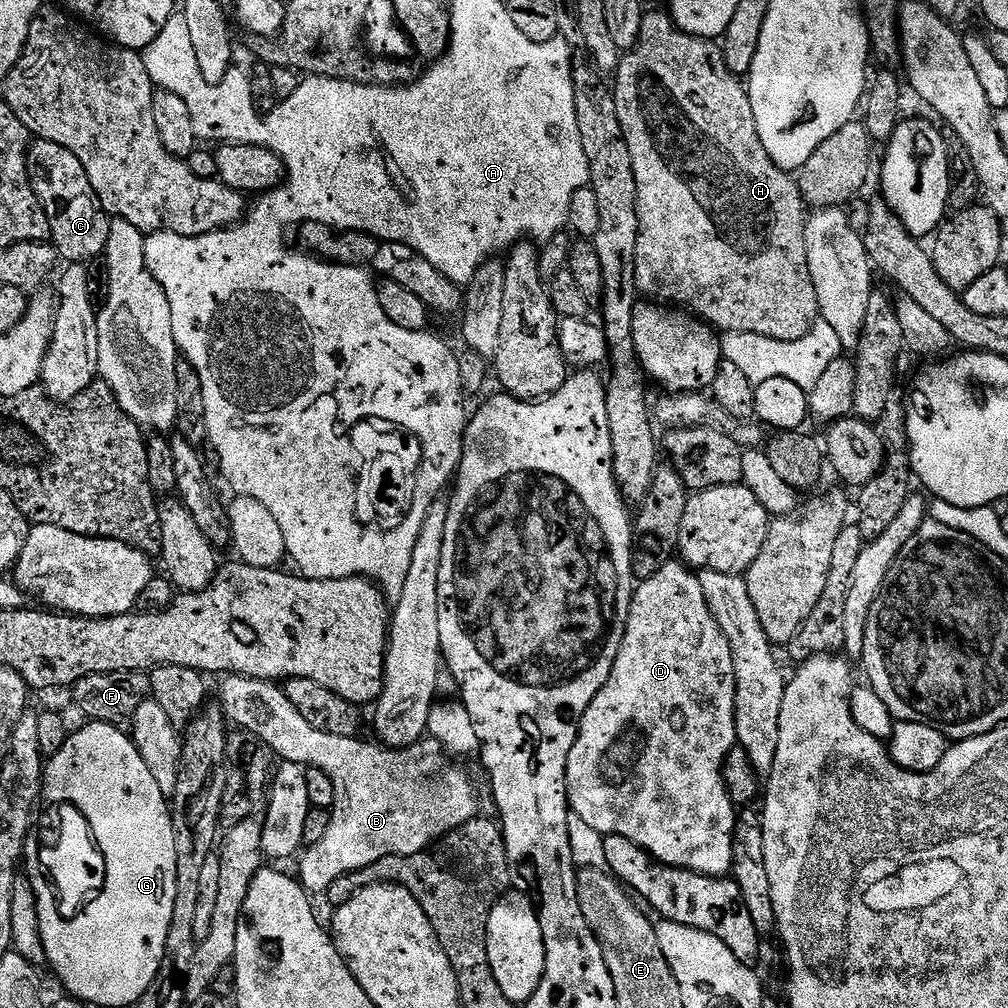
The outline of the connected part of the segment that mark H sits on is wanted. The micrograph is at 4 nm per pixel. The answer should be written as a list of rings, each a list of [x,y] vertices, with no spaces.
[[[648,10],[642,18],[638,42],[623,53],[614,79],[618,122],[626,138],[626,146],[630,146],[630,162],[634,162],[634,182],[638,186],[637,289],[643,295],[645,292],[648,295],[645,297],[653,301],[667,302],[687,310],[721,333],[762,334],[782,342],[798,342],[806,338],[806,334],[810,334],[810,330],[820,320],[818,294],[814,294],[814,278],[810,278],[810,262],[806,258],[806,226],[810,212],[800,193],[799,183],[789,173],[782,171],[770,154],[766,154],[766,146],[762,146],[762,138],[758,138],[758,122],[754,122],[754,106],[750,106],[745,81],[735,76],[730,66],[726,66],[723,47],[716,40],[707,40],[705,36],[686,34],[667,11]]]

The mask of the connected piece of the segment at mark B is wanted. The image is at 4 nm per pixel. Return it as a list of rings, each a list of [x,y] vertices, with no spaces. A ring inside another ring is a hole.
[[[231,674],[225,675],[221,680],[224,681],[220,684],[218,702],[225,717],[231,723],[233,720],[237,729],[243,730],[249,736],[256,736],[281,761],[317,768],[330,778],[330,782],[334,782],[336,801],[330,809],[330,830],[326,830],[322,842],[307,845],[299,857],[298,879],[309,893],[327,893],[334,878],[342,878],[342,874],[362,870],[387,856],[409,856],[425,852],[458,826],[477,819],[476,788],[472,785],[471,778],[456,765],[459,763],[444,751],[439,741],[424,738],[408,748],[393,751],[376,742],[367,744],[364,738],[326,734],[326,730],[314,730],[314,726],[310,726],[310,722],[306,722],[306,718],[302,718],[302,714],[294,710],[290,698],[286,698],[279,683]]]

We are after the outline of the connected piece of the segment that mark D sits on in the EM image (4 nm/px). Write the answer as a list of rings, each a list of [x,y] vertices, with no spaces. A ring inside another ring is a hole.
[[[673,562],[662,566],[658,574],[639,581],[632,594],[632,605],[626,622],[626,630],[622,638],[622,646],[616,655],[614,666],[610,670],[610,678],[602,690],[590,702],[586,714],[580,723],[578,738],[570,750],[570,758],[566,762],[566,786],[568,787],[568,807],[571,815],[582,818],[589,826],[594,826],[601,836],[621,836],[630,838],[642,850],[646,850],[658,862],[669,864],[671,868],[685,868],[703,876],[727,877],[732,871],[734,862],[734,842],[736,841],[736,818],[738,806],[730,798],[728,787],[724,781],[724,763],[736,742],[736,671],[734,670],[734,654],[730,650],[730,642],[726,642],[726,634],[718,626],[710,606],[706,602],[706,594],[702,592],[700,577],[683,562]]]

